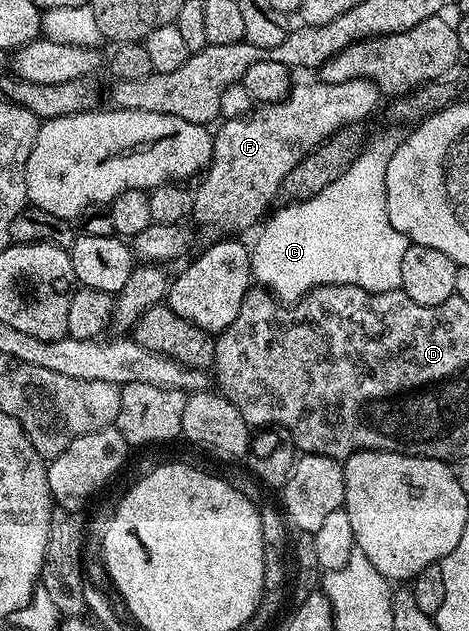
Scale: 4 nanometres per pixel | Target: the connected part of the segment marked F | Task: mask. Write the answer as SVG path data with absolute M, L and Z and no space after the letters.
M368 78L345 80L345 84L312 80L304 86L292 85L286 98L279 102L260 105L252 109L246 117L220 121L219 131L217 129L214 131L211 143L211 165L202 175L203 183L193 190L194 221L199 221L203 226L212 226L215 230L249 229L255 221L258 223L272 209L271 201L276 201L280 197L282 181L293 168L297 167L298 162L344 126L362 123L364 121L362 118L367 118L374 112L379 98L381 99L379 87Z

